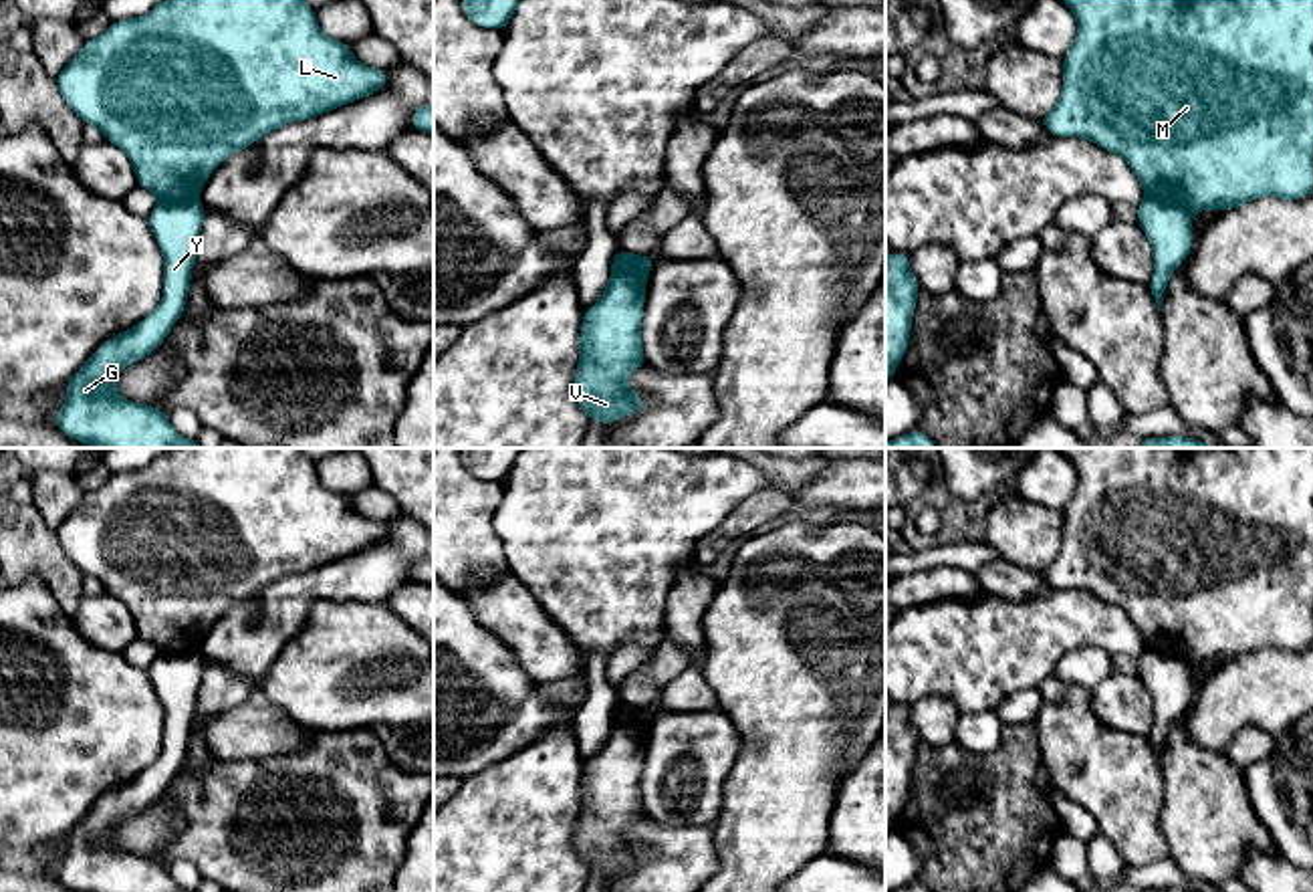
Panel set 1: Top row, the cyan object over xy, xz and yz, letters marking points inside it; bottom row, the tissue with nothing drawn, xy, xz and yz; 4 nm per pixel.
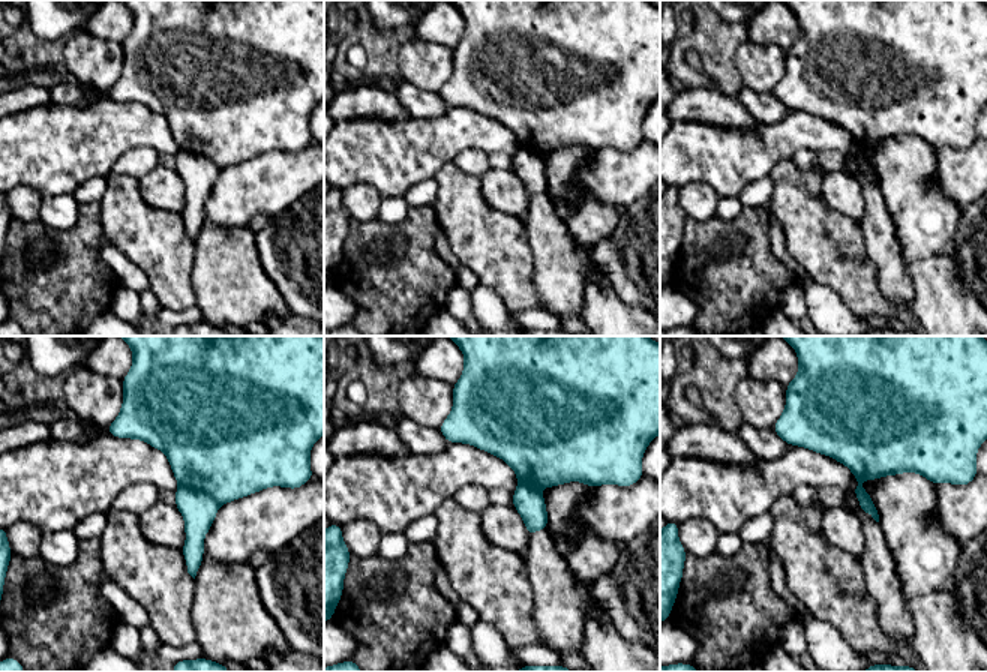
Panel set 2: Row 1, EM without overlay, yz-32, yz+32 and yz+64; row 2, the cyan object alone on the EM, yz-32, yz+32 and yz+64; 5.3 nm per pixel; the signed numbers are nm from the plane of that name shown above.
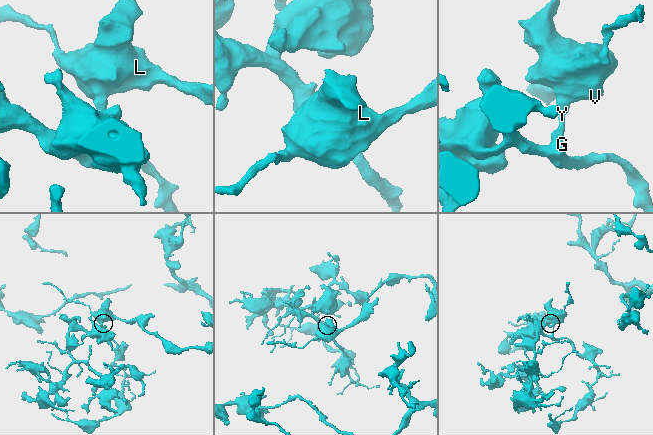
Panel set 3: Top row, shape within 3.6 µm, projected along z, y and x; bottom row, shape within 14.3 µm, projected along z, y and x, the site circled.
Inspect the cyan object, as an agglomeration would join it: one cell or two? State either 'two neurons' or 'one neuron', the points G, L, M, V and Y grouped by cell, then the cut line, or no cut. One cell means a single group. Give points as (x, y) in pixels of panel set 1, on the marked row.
two neurons; G Y / L M V; cut in yz along (1146, 194), (1180, 204), (1190, 212)

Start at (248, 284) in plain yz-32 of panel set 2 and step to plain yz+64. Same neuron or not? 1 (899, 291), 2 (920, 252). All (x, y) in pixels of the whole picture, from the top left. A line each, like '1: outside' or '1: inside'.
1: inside
2: outside

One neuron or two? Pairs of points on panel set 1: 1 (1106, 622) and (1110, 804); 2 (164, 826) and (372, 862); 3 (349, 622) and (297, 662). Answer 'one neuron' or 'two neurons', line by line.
1: two neurons
2: two neurons
3: one neuron

